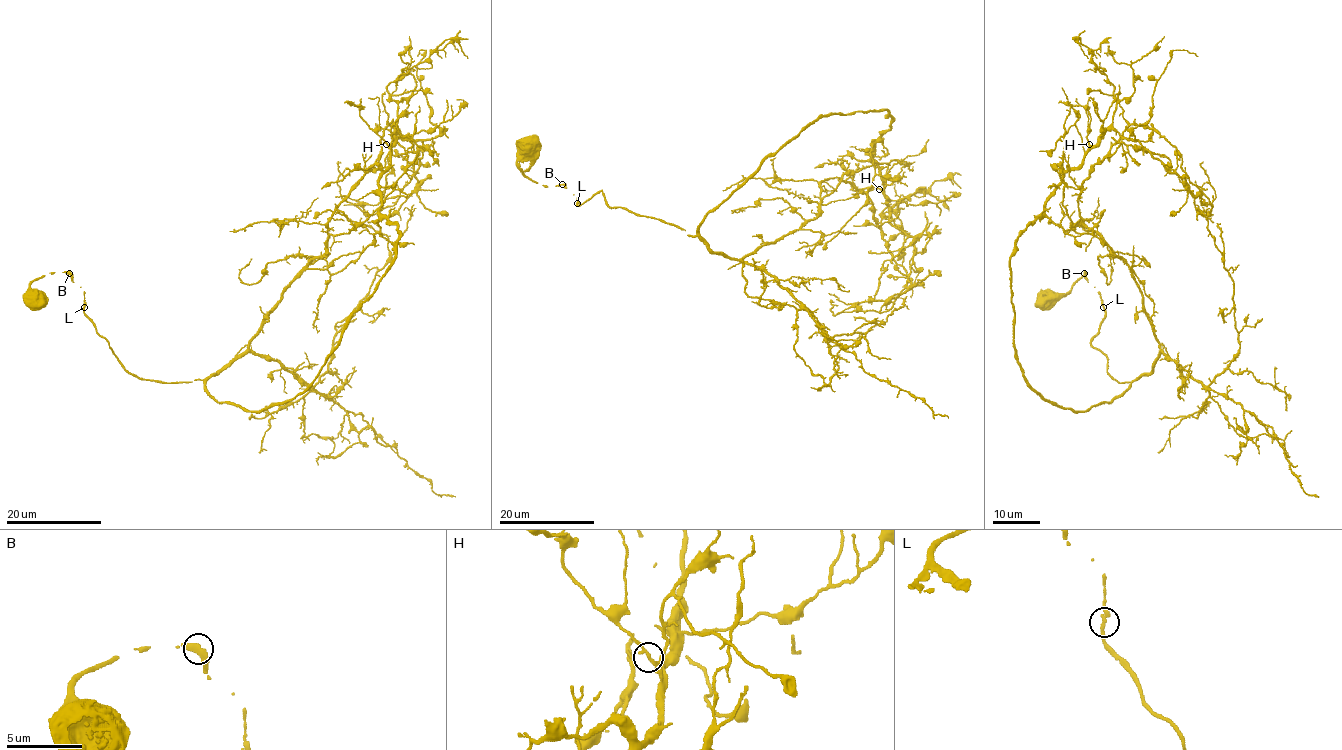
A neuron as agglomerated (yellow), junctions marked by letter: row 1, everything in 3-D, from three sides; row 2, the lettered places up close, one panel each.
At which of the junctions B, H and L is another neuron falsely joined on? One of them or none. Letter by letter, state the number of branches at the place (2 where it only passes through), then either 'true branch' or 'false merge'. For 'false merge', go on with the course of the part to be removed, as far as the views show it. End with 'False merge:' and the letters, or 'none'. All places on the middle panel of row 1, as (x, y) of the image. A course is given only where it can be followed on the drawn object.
B: 2 branches meet; true branch
H: 2 branches meet; true branch
L: 2 branches meet; true branch
False merge: none

